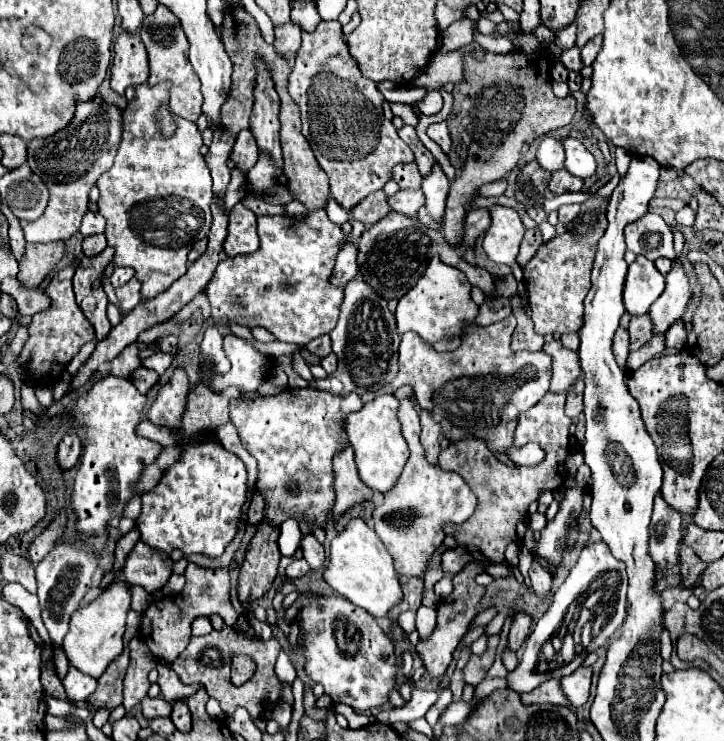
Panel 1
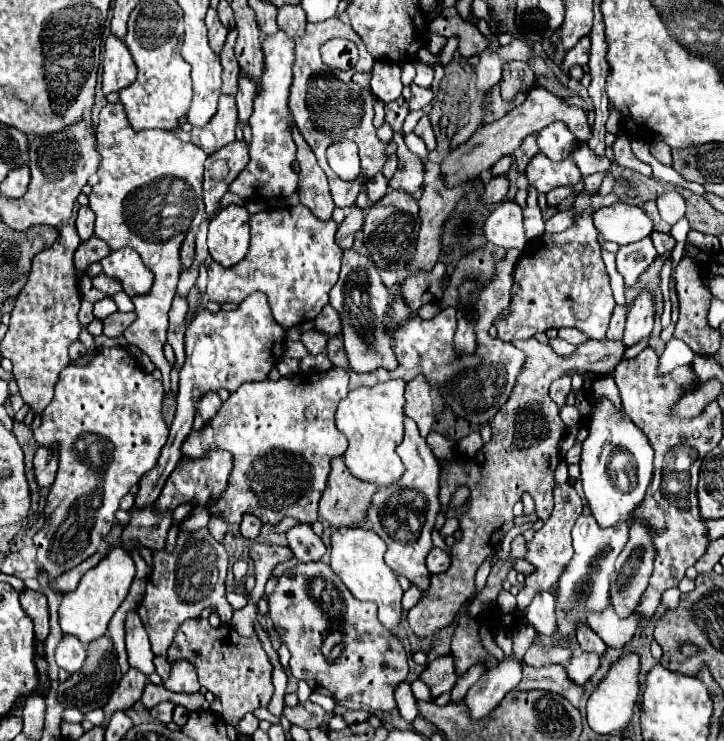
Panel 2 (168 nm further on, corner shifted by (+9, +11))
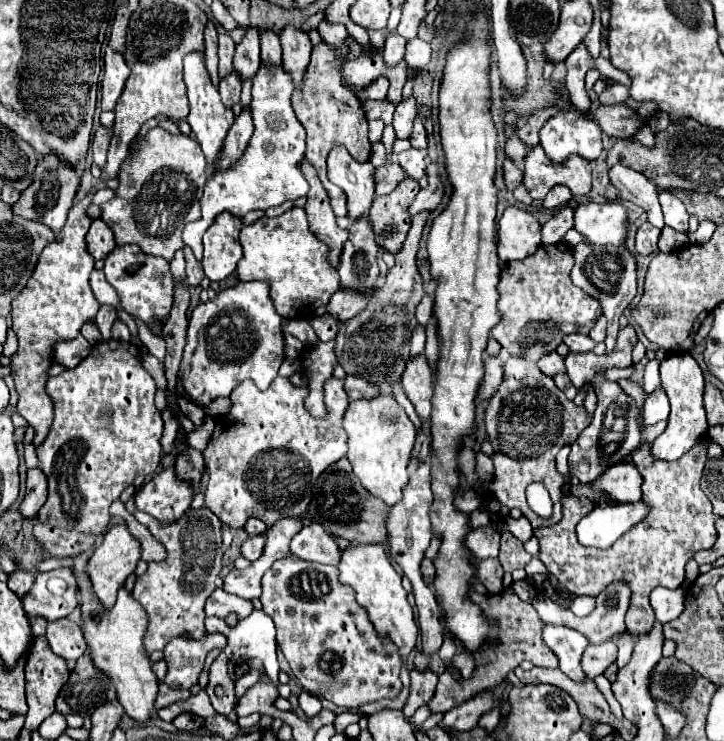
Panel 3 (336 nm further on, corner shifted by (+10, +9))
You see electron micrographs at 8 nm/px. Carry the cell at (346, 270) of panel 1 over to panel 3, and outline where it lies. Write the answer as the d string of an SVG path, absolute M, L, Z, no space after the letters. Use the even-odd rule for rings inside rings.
M334 146L328 154L328 180L340 186L348 196L348 220L362 218L374 200L374 166L358 162L344 146Z

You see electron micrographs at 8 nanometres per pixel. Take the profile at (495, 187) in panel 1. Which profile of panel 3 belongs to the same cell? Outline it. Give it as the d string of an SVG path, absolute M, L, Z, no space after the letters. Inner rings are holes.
M516 134L506 142L504 146L504 152L506 152L506 158L510 158L514 164L522 164L524 156L526 156L526 146L516 138Z

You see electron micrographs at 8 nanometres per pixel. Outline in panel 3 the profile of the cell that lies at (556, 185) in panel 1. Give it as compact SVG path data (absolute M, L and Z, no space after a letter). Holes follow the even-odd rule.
M540 146L528 150L524 168L524 186L532 198L544 198L550 188L564 184L574 196L590 192L590 162L582 156L570 156L564 164L552 164Z

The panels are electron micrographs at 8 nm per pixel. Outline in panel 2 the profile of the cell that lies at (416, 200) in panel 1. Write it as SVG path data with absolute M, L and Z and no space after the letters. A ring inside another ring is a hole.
M401 136L395 142L397 142L399 166L397 166L395 176L389 180L389 188L391 190L415 192L423 184L423 160L407 150L407 146L405 146Z

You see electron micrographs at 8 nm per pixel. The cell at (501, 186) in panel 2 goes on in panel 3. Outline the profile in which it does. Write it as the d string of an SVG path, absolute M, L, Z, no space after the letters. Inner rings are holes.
M508 158L504 160L502 168L504 168L504 184L506 184L508 192L514 192L516 186L522 182L522 170L514 162L510 162Z

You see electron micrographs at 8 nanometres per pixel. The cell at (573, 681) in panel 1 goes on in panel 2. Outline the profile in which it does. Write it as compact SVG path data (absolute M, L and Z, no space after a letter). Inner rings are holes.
M575 652L571 662L567 664L567 674L571 674L571 680L577 684L585 684L595 672L599 670L599 658L595 652Z

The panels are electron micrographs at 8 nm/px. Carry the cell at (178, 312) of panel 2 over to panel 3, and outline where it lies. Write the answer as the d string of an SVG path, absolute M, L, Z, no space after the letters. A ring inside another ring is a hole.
M178 250L176 256L174 256L174 260L170 262L170 272L172 272L172 276L174 276L174 284L178 284L178 280L184 280L184 278L186 278L186 274L184 274L184 254L182 254L182 250Z

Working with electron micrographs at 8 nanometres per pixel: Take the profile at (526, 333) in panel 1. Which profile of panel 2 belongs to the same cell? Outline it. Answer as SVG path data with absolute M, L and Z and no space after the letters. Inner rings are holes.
M535 338L531 340L513 340L513 344L517 348L521 348L525 352L525 364L517 376L517 382L515 382L515 388L509 396L509 400L499 408L499 412L491 418L489 426L491 426L491 432L493 432L493 438L491 442L487 442L479 454L475 456L475 464L467 464L465 458L457 458L455 462L443 462L441 460L441 468L443 468L443 474L441 474L441 504L447 506L449 502L449 496L455 492L457 486L461 484L467 484L469 490L471 490L471 496L469 496L469 512L467 514L459 514L459 512L447 512L447 516L459 516L459 522L461 522L461 542L457 542L453 548L451 548L451 566L445 574L435 574L431 576L431 592L427 594L427 600L421 600L417 602L409 614L407 614L407 620L409 620L409 626L411 630L417 634L417 636L429 636L429 634L435 634L439 632L441 628L447 628L449 624L453 624L457 612L461 610L461 606L473 598L473 592L475 592L475 572L477 568L487 560L487 556L497 548L495 544L499 544L503 540L503 534L507 534L511 528L513 528L513 506L521 500L521 496L527 492L531 494L531 498L535 500L535 512L537 512L537 518L539 520L547 520L547 516L551 514L551 508L553 508L553 488L555 488L555 468L557 464L561 462L559 458L559 442L563 440L563 434L565 434L565 424L559 416L559 406L551 400L549 396L549 386L553 380L557 380L559 376L582 374L586 371L594 372L595 374L603 374L607 368L615 368L615 364L621 362L621 356L625 352L623 344L621 342L611 342L611 340L589 340L581 346L577 346L577 350L571 354L571 356L559 356L555 354L549 346L537 342Z

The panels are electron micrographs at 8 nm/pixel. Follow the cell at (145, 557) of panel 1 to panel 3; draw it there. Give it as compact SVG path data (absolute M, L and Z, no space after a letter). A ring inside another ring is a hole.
M168 468L136 492L134 506L166 526L176 522L188 510L192 498L194 494L190 484L178 480L174 468Z

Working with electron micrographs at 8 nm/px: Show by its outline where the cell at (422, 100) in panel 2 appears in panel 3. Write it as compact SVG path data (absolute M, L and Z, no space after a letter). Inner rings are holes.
M414 96L402 100L402 102L396 106L394 124L392 124L392 126L394 126L398 138L410 138L410 134L412 134L412 124L414 124L414 120L416 120L416 114L418 114L418 106L416 106L416 98L414 98Z

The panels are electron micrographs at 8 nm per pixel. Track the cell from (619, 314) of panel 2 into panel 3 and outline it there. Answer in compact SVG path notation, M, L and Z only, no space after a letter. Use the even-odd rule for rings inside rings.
M600 316L598 322L594 324L594 328L590 330L590 338L594 342L604 342L604 338L606 338L606 318L604 316Z

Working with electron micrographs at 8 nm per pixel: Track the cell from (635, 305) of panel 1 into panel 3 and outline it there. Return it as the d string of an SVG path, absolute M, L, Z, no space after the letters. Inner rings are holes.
M644 222L636 232L636 254L648 256L648 254L658 252L658 246L656 246L658 236L660 236L660 230L654 228L652 224Z

